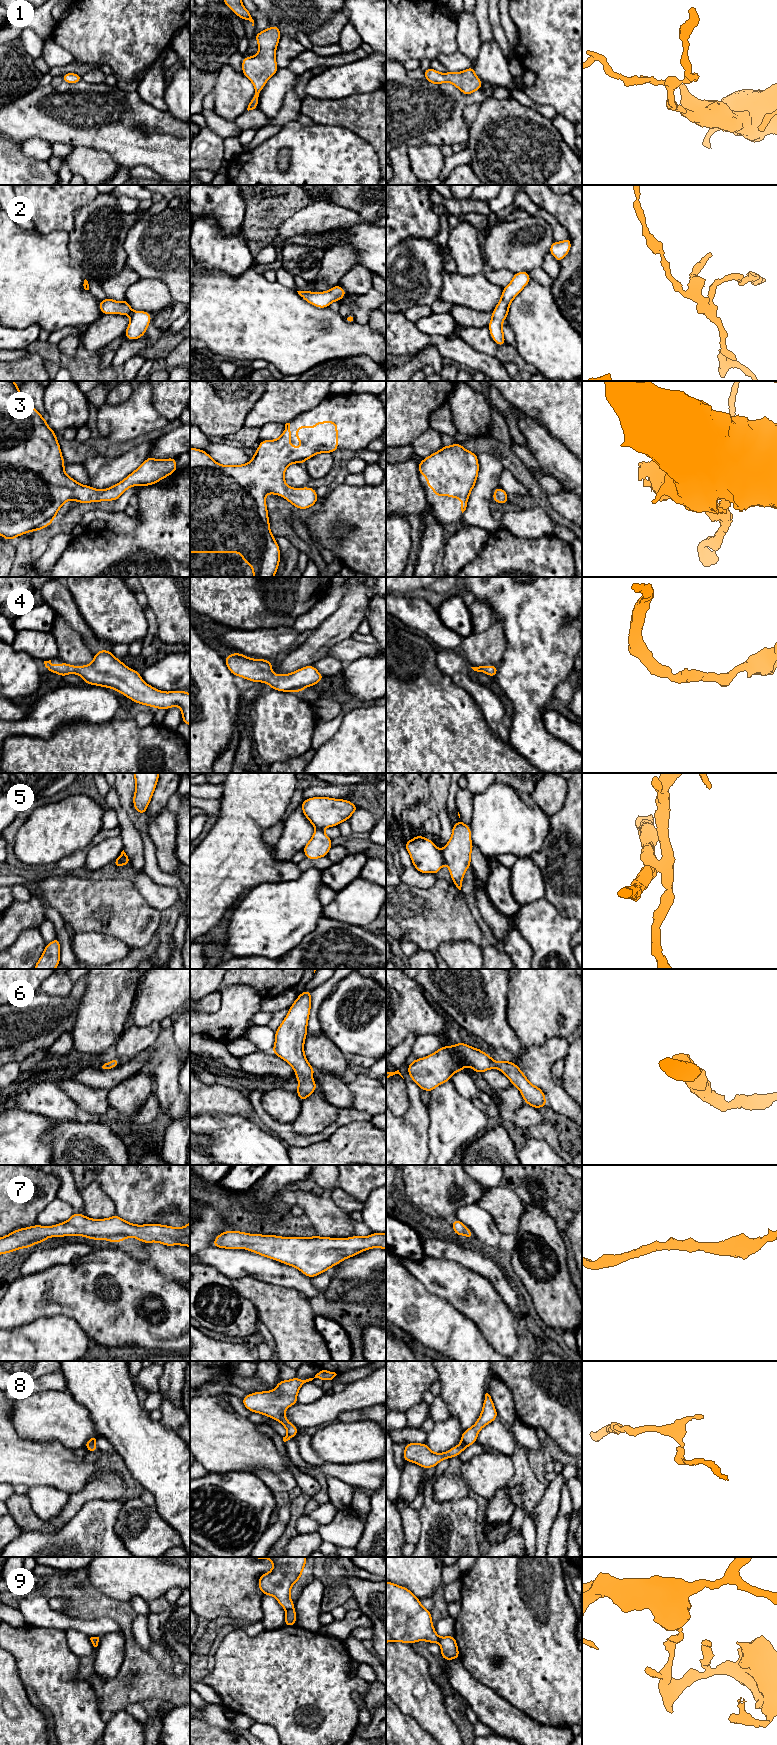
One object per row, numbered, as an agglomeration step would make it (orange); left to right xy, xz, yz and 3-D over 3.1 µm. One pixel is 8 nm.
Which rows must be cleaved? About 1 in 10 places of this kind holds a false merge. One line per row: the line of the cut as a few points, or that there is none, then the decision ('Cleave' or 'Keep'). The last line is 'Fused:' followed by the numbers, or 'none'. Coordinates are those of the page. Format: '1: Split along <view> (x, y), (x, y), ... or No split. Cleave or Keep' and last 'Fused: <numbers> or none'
1: No split. Keep
2: No split. Keep
3: No split. Keep
4: No split. Keep
5: Split along yz (441, 851), (445, 862). Cleave
6: No split. Keep
7: No split. Keep
8: No split. Keep
9: Split along xz (293, 1608), (286, 1611). Cleave
Fused: 5, 9

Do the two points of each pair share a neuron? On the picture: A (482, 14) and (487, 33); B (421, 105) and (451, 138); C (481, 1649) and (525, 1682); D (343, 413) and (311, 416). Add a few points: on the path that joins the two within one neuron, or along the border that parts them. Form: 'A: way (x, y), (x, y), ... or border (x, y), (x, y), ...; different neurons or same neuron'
A: way (483, 19), (485, 28); same neuron
B: way (426, 113), (443, 130); same neuron
C: way (494, 1649), (500, 1649), (520, 1669); same neuron
D: way (335, 418), (319, 418); same neuron

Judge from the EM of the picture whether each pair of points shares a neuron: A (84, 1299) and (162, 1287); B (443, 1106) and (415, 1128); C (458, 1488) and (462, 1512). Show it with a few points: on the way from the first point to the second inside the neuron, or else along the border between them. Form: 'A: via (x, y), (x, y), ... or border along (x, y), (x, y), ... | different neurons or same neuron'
A: via (103, 1302), (136, 1302), (143, 1295) | same neuron
B: border along (429, 1110), (428, 1142) | different neurons
C: border along (467, 1495), (457, 1500), (437, 1502) | different neurons

